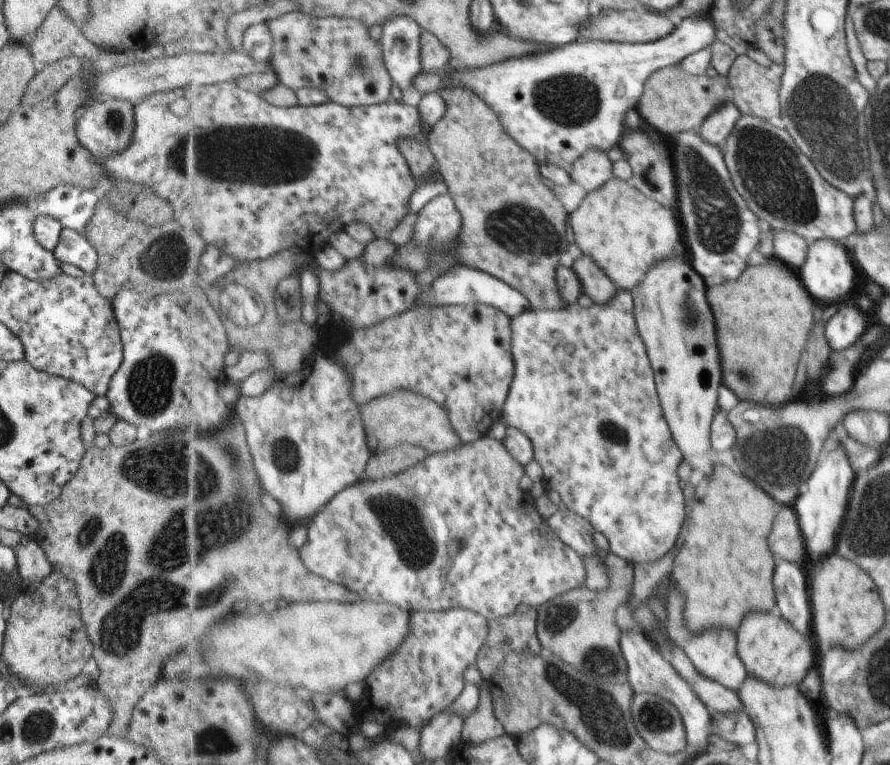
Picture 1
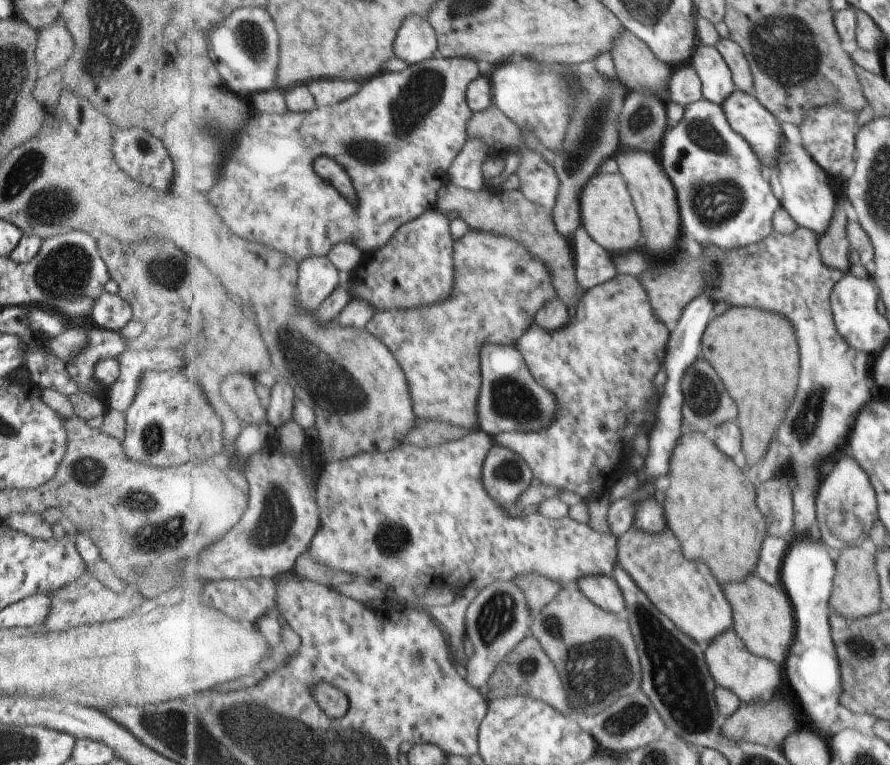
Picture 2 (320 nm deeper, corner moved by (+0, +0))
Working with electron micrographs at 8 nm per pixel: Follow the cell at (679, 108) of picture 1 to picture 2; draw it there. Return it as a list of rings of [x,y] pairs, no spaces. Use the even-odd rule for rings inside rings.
[[[625,29],[615,40],[611,52],[616,76],[627,86],[629,91],[633,89],[649,89],[659,95],[664,102],[669,102],[671,96],[670,80],[673,68],[666,62],[658,59],[651,47]]]

